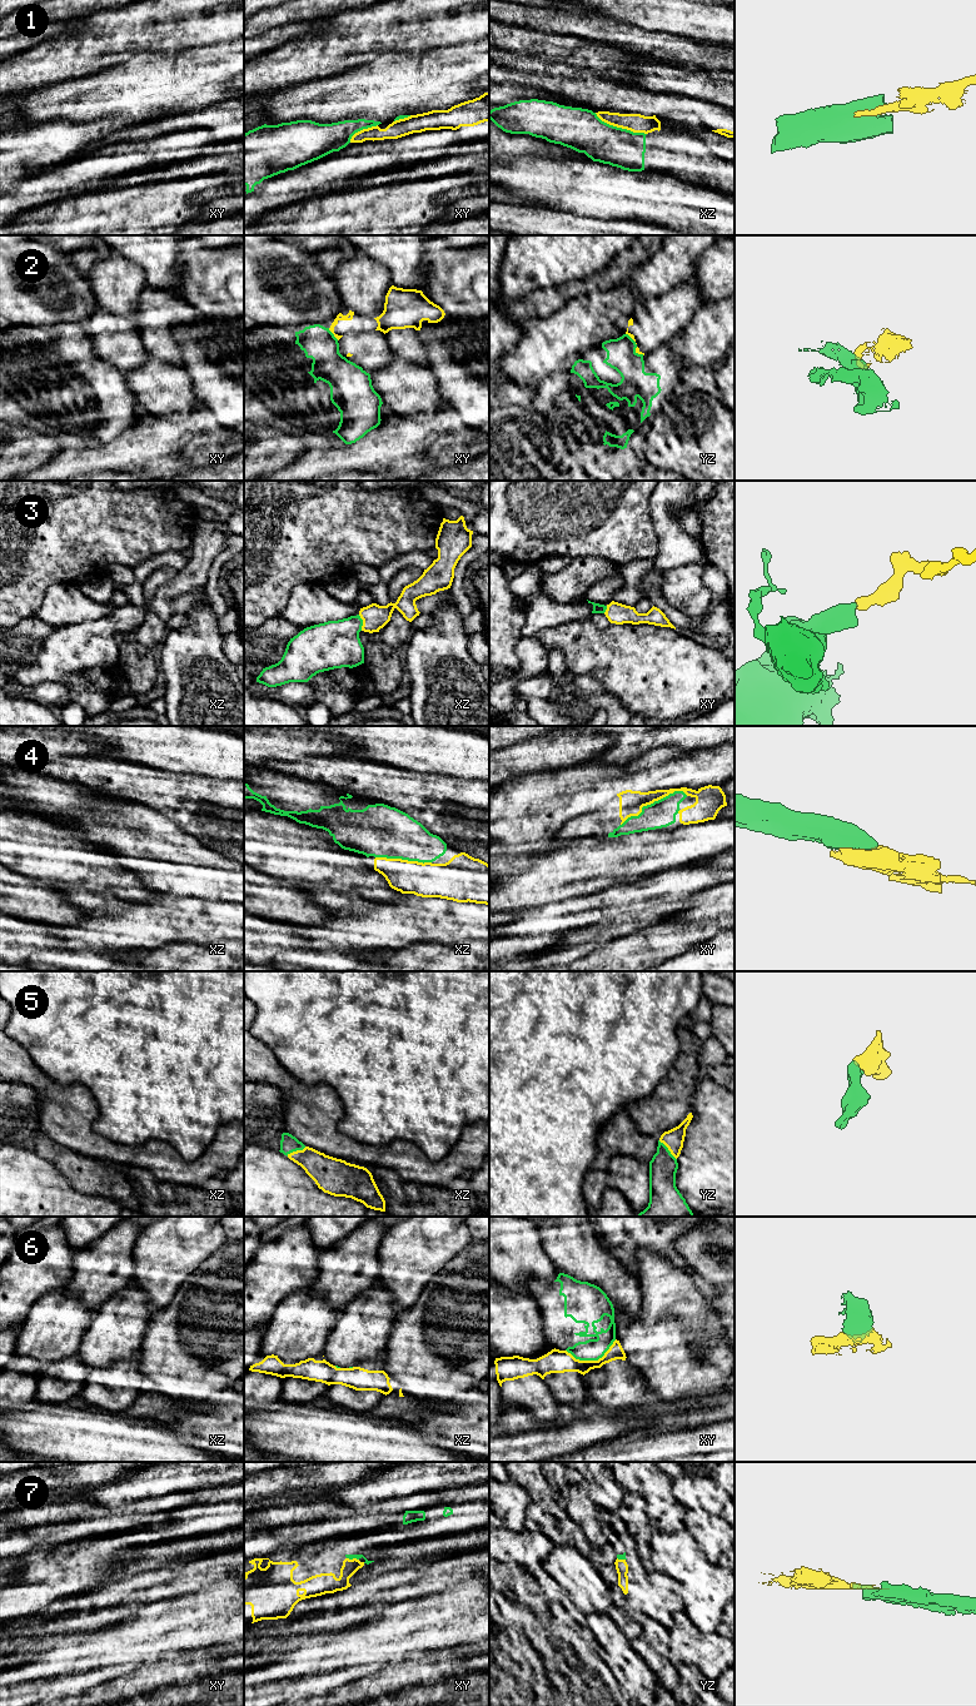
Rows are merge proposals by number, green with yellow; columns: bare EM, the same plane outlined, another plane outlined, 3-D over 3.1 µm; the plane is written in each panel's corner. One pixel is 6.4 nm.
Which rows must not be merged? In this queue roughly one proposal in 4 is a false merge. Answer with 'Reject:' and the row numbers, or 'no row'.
Reject: 1, 2, 6

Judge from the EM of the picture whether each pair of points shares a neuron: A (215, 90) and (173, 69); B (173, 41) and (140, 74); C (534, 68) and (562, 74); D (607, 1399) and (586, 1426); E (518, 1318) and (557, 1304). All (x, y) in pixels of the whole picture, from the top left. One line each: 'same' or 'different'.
A: same
B: different
C: same
D: different
E: different

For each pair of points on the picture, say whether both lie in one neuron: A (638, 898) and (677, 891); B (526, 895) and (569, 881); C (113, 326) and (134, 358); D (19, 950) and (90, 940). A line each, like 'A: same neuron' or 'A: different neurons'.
A: same neuron
B: same neuron
C: same neuron
D: different neurons

